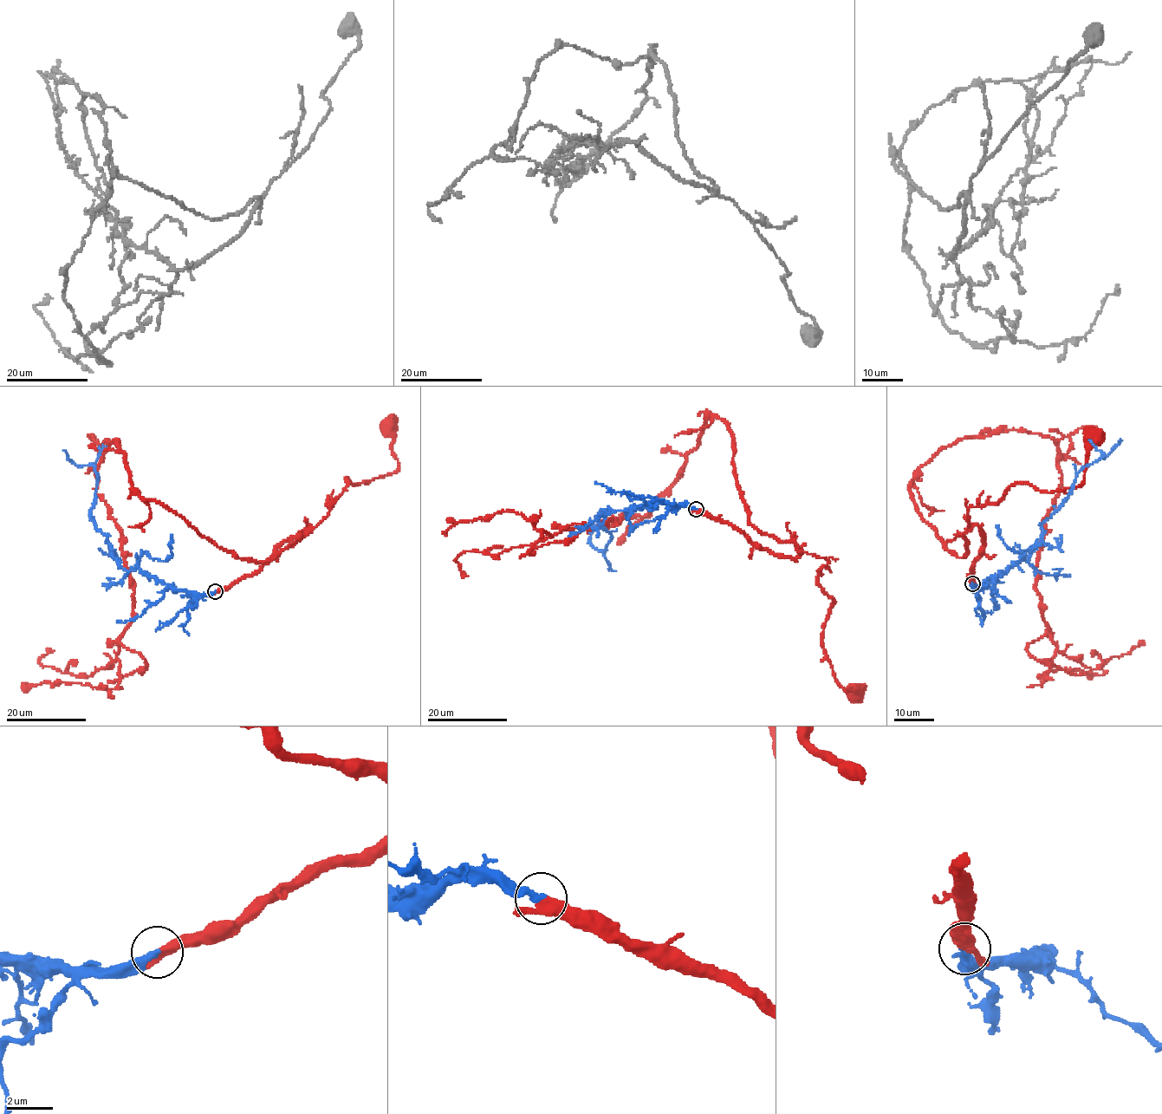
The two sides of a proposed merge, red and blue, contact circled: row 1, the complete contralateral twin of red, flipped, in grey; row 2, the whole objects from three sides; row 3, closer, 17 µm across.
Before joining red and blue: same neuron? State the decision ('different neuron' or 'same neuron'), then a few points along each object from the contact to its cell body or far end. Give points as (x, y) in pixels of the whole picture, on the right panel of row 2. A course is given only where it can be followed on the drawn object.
same neuron; course red (972, 583), (984, 537), (968, 527), (968, 508), (996, 504), (1016, 483), (1080, 487), (1092, 438); course blue (972, 583), (987, 583), (1022, 558), (1028, 561), (1041, 525), (1067, 498), (1075, 475), (1105, 457), (1088, 439)

